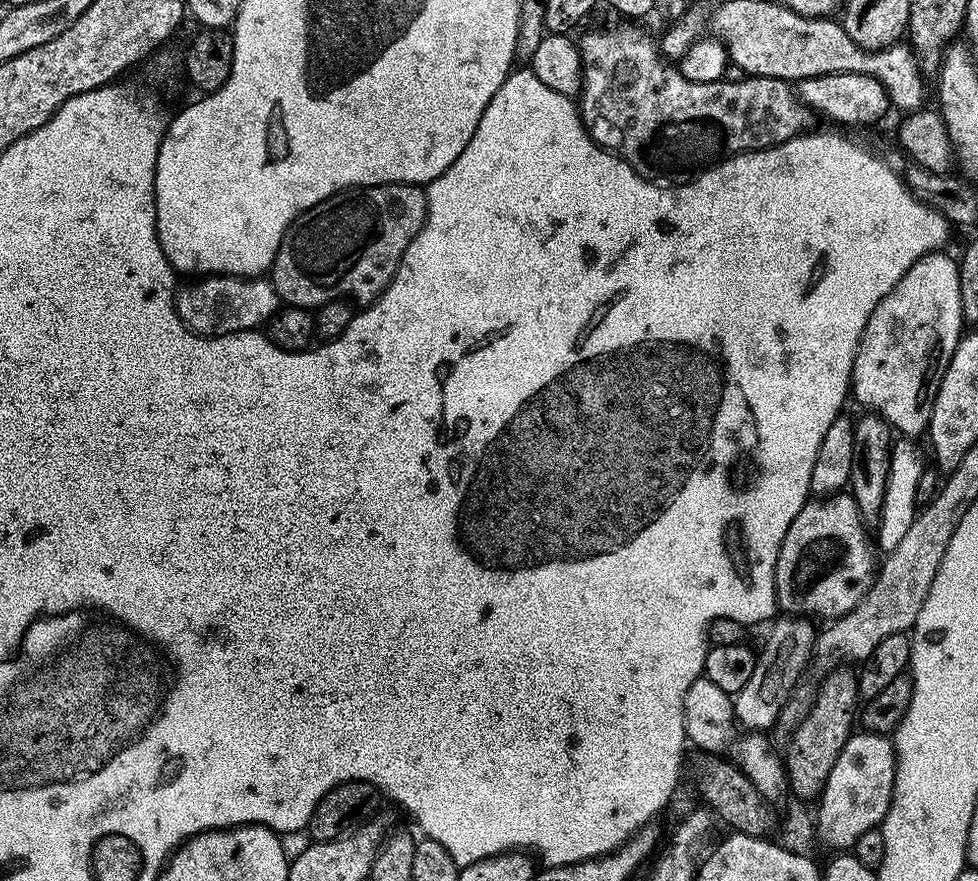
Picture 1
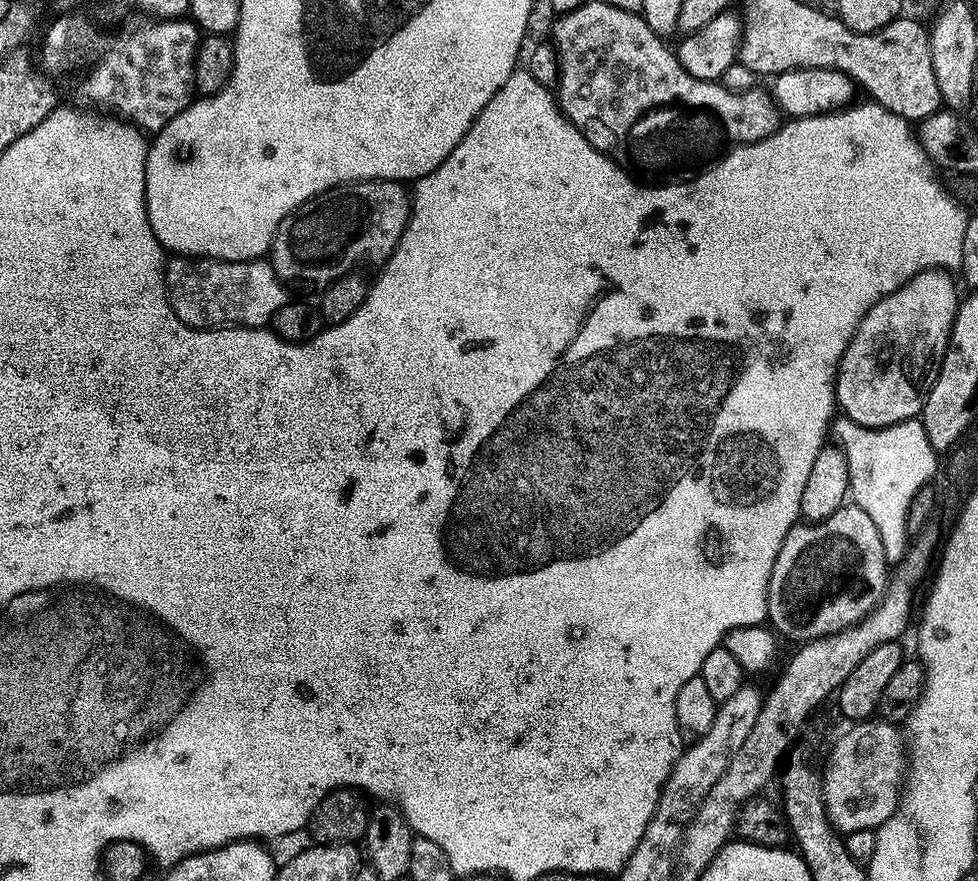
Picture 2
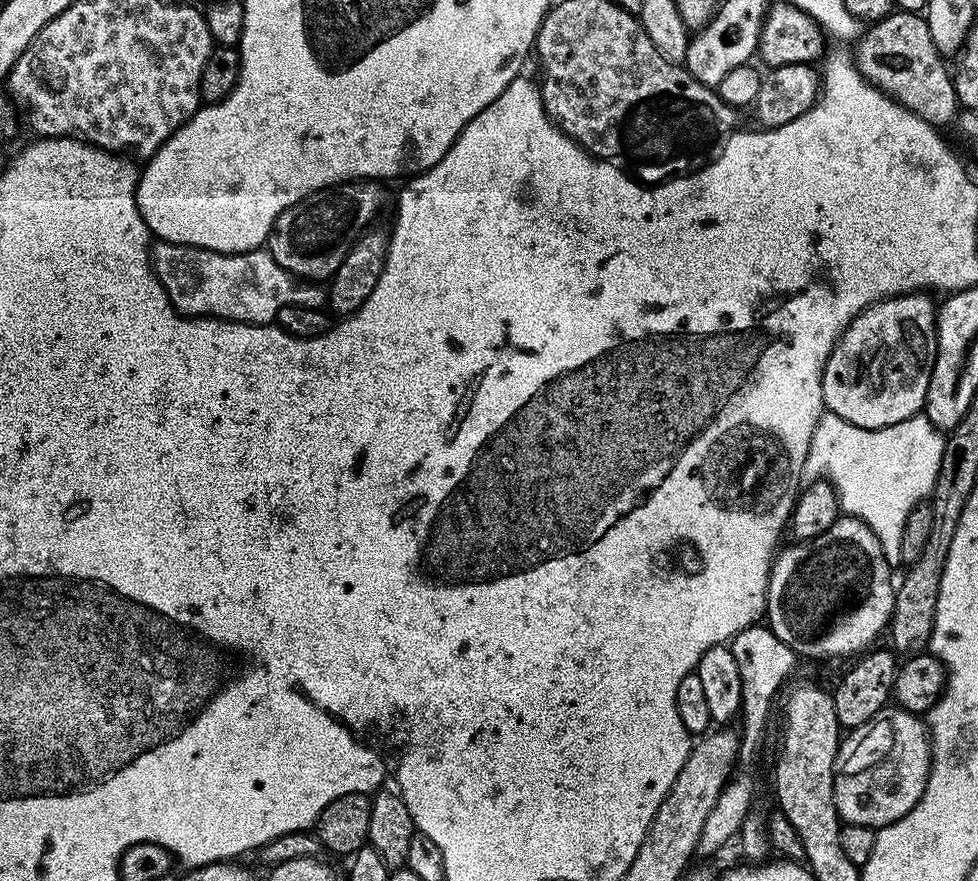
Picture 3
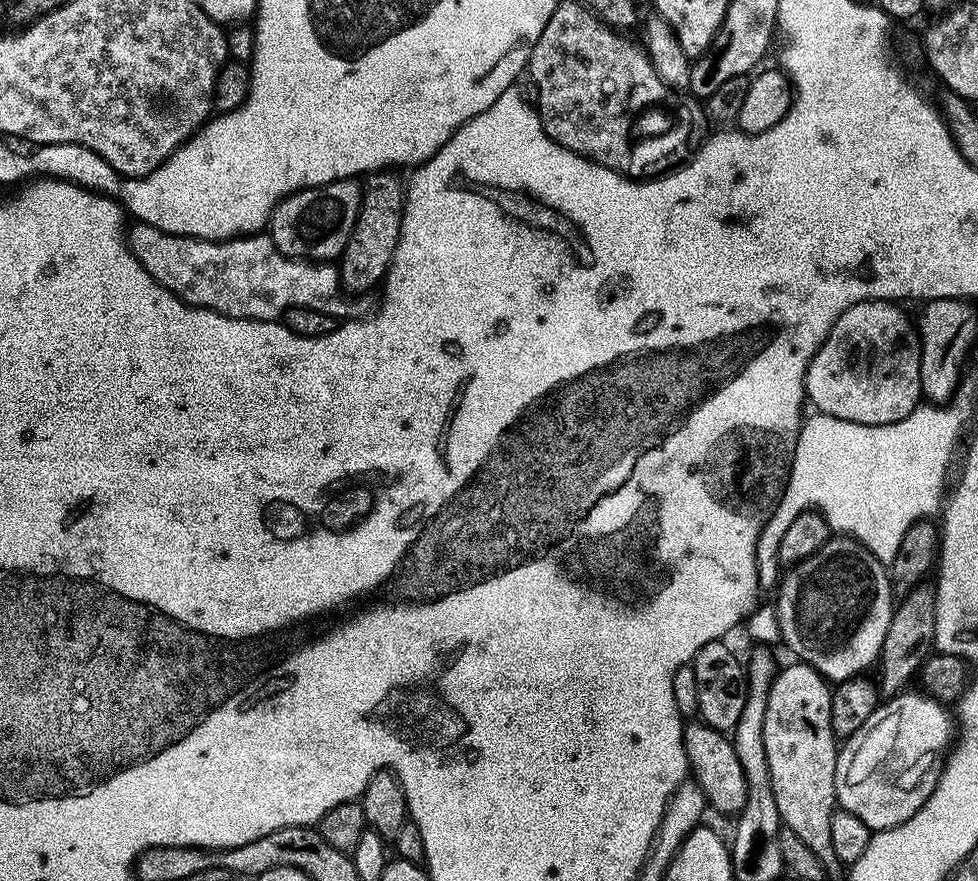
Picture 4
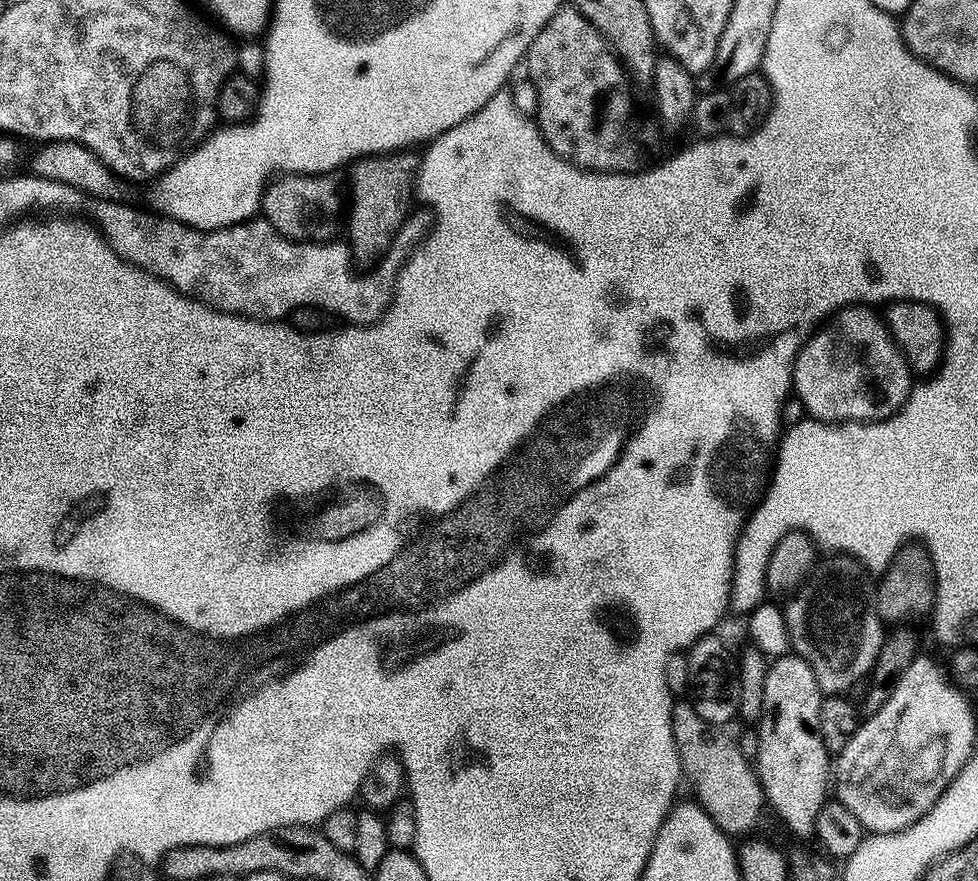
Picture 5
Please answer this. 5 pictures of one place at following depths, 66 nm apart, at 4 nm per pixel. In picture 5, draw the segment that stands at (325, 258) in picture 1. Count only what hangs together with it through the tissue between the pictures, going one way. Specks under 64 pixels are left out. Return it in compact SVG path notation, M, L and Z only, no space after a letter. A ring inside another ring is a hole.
M284 174L273 179L264 189L262 216L274 226L277 234L286 240L323 244L337 239L342 217L346 212L346 196L340 193L340 184L332 174L297 176Z

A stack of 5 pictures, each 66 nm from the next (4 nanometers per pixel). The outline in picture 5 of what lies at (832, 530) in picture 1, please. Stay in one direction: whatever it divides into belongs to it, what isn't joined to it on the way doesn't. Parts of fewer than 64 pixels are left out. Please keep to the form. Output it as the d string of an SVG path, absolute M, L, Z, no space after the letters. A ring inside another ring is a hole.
M832 554L827 558L817 563L782 609L791 651L814 670L821 693L848 694L875 667L886 624L876 608L877 581L873 573L853 556Z

